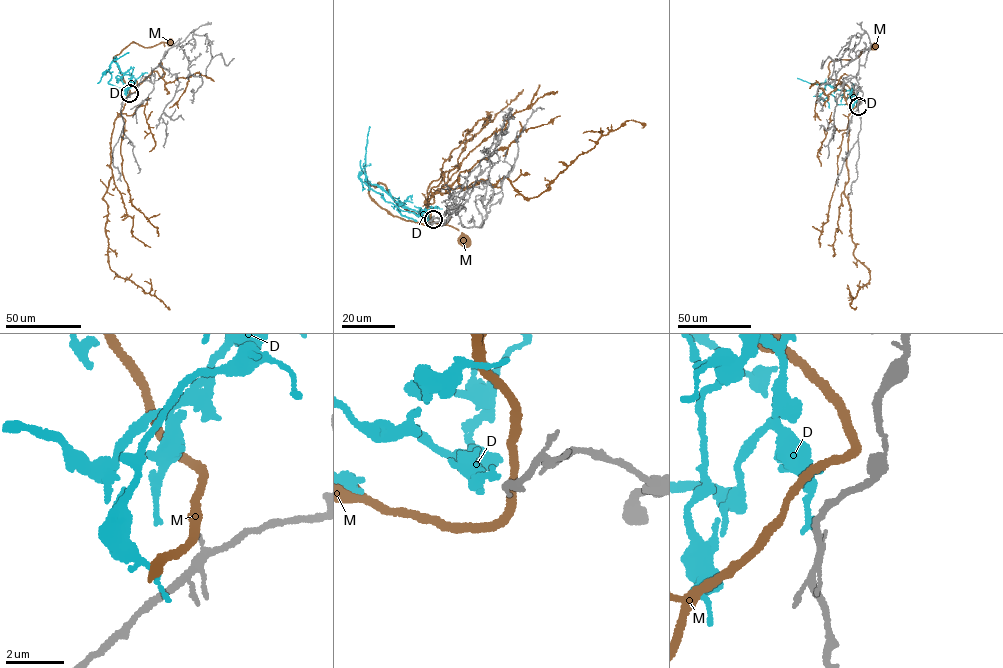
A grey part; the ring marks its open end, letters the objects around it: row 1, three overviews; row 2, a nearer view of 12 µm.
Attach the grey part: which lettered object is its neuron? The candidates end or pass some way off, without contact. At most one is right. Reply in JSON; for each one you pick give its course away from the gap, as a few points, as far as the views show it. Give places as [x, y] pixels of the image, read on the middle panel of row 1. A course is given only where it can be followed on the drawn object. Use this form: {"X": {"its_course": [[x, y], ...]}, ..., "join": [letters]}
{"M": {"its_course": [[431, 216], [427, 224], [394, 216], [377, 204], [369, 188], [385, 184], [407, 210], [452, 225], [463, 240]]}, "join": ["M"]}

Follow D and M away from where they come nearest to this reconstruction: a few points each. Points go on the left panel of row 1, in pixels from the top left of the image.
D: (128, 93), (128, 87), (109, 84), (109, 72), (103, 74), (113, 61), (122, 73), (136, 79), (147, 73)
M: (129, 92), (113, 57), (132, 42), (148, 47), (169, 41)

